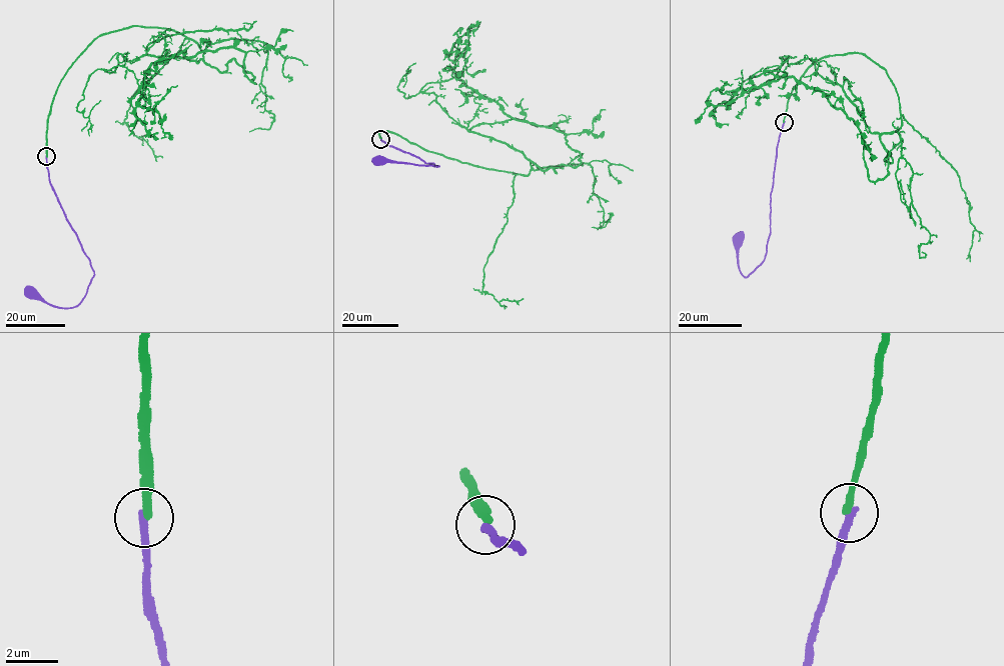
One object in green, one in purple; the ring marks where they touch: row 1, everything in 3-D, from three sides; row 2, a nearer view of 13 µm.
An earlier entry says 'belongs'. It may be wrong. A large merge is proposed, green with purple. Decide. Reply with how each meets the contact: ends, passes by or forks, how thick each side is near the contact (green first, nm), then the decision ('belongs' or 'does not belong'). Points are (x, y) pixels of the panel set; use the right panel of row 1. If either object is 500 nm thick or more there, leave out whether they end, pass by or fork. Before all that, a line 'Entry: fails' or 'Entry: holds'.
Entry: fails
green ends | purple ends | 300/320 nm | does not belong

